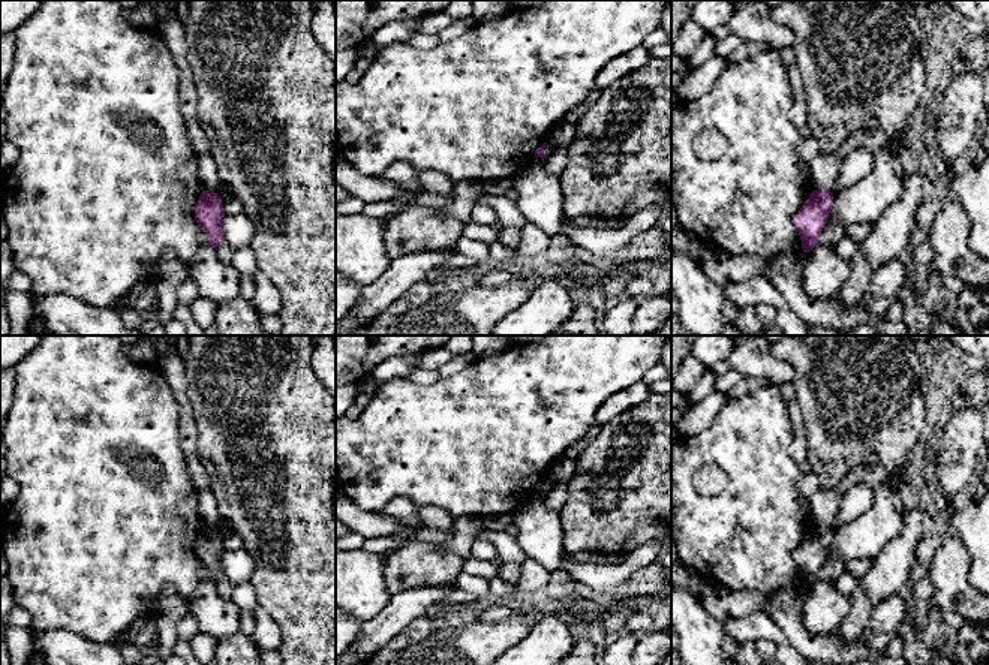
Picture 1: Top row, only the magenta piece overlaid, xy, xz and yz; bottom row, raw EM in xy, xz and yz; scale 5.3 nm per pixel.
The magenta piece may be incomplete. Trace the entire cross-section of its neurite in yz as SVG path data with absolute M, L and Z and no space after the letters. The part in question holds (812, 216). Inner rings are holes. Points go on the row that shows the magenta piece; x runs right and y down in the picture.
M814 190L799 213L794 216L794 225L802 240L802 249L809 253L818 246L818 237L827 223L833 205L833 193L827 190Z

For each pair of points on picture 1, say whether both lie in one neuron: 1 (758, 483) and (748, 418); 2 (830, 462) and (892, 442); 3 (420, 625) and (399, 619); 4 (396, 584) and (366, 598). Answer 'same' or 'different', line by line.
1: same
2: same
3: different
4: different

